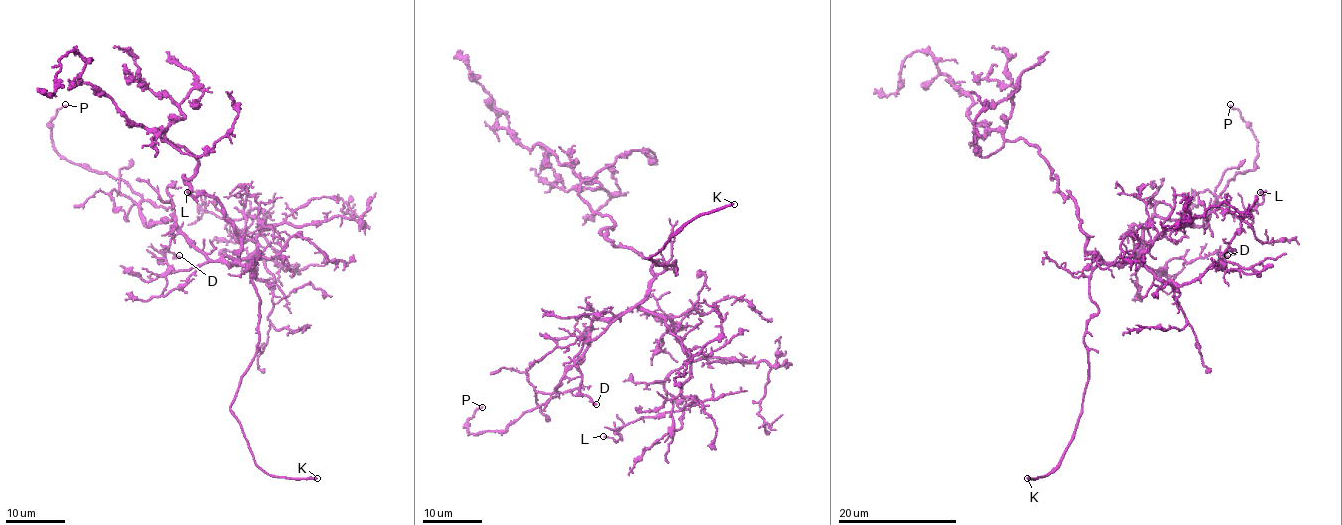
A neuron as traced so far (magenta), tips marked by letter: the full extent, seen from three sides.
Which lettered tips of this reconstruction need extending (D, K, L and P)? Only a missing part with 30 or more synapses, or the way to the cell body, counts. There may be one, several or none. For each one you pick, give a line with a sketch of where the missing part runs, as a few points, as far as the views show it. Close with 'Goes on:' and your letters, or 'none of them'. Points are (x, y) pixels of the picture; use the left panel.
Goes on: K

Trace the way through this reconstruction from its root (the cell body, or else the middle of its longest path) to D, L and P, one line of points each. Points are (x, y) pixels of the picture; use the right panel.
D: (1080, 220), (1085, 250), (1106, 261), (1137, 261), (1162, 270), (1172, 258), (1193, 261), (1217, 251), (1227, 255)
L: (1080, 220), (1086, 251), (1106, 261), (1140, 258), (1159, 279), (1184, 285), (1220, 260), (1260, 192)
P: (1080, 220), (1085, 250), (1106, 261), (1132, 261), (1154, 217), (1202, 226), (1258, 153), (1230, 104)

